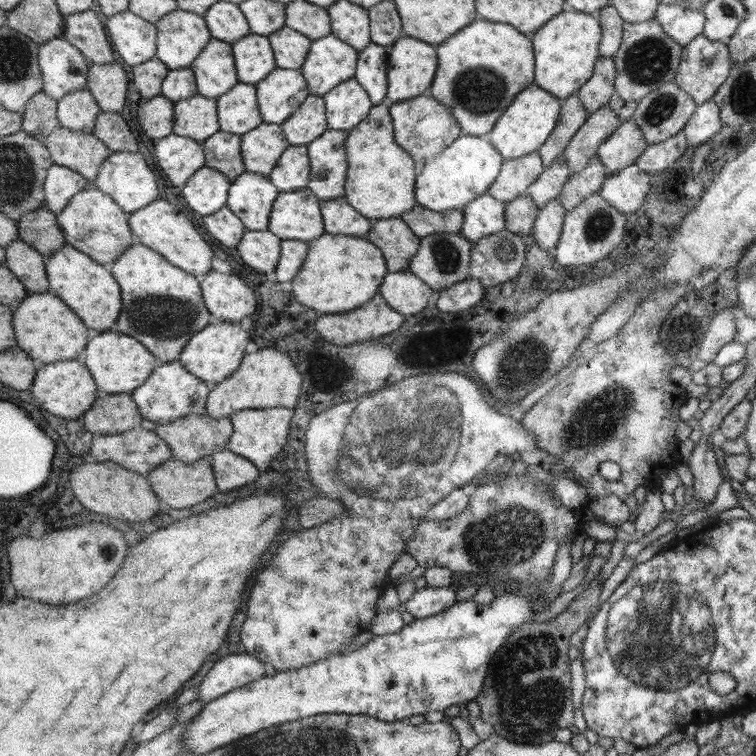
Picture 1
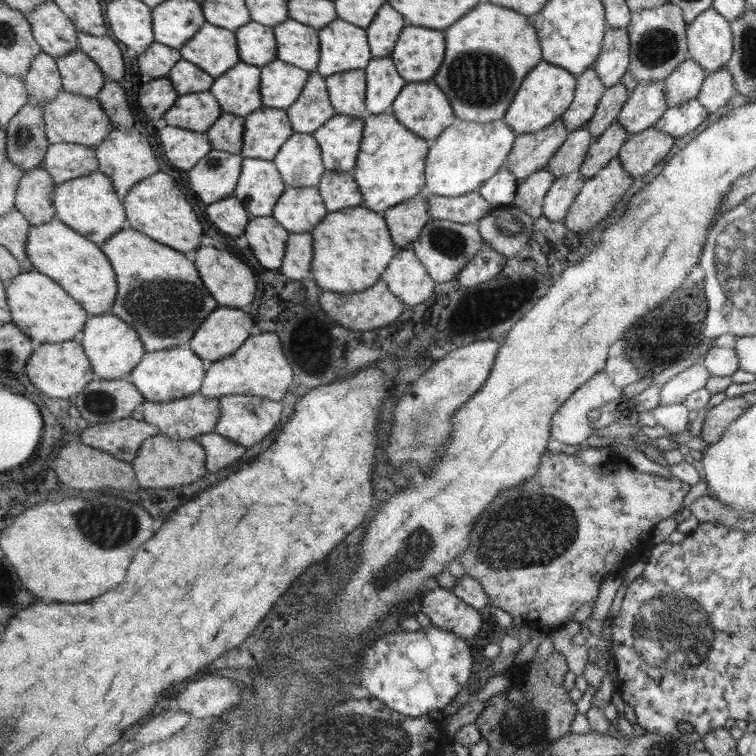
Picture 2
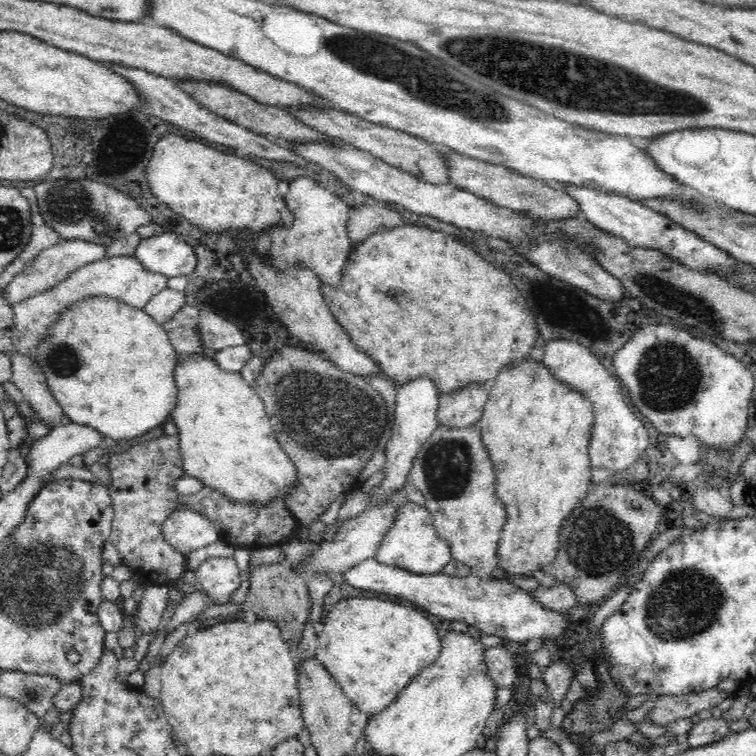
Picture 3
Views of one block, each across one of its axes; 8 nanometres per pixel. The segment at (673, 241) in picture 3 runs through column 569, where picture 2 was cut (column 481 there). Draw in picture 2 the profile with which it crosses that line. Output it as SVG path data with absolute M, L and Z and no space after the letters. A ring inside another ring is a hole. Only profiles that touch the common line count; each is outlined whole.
M503 166L493 178L487 180L479 192L493 208L508 205L514 202L520 181L521 179L511 169Z

